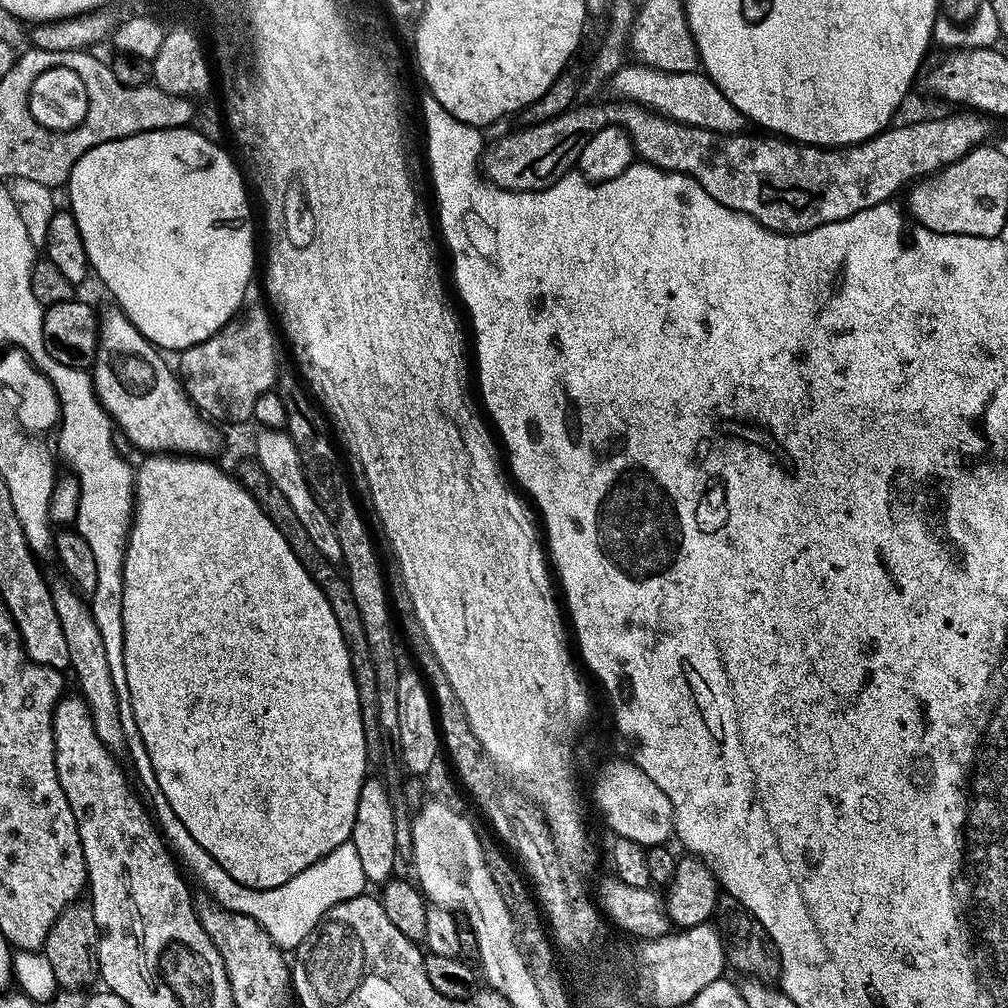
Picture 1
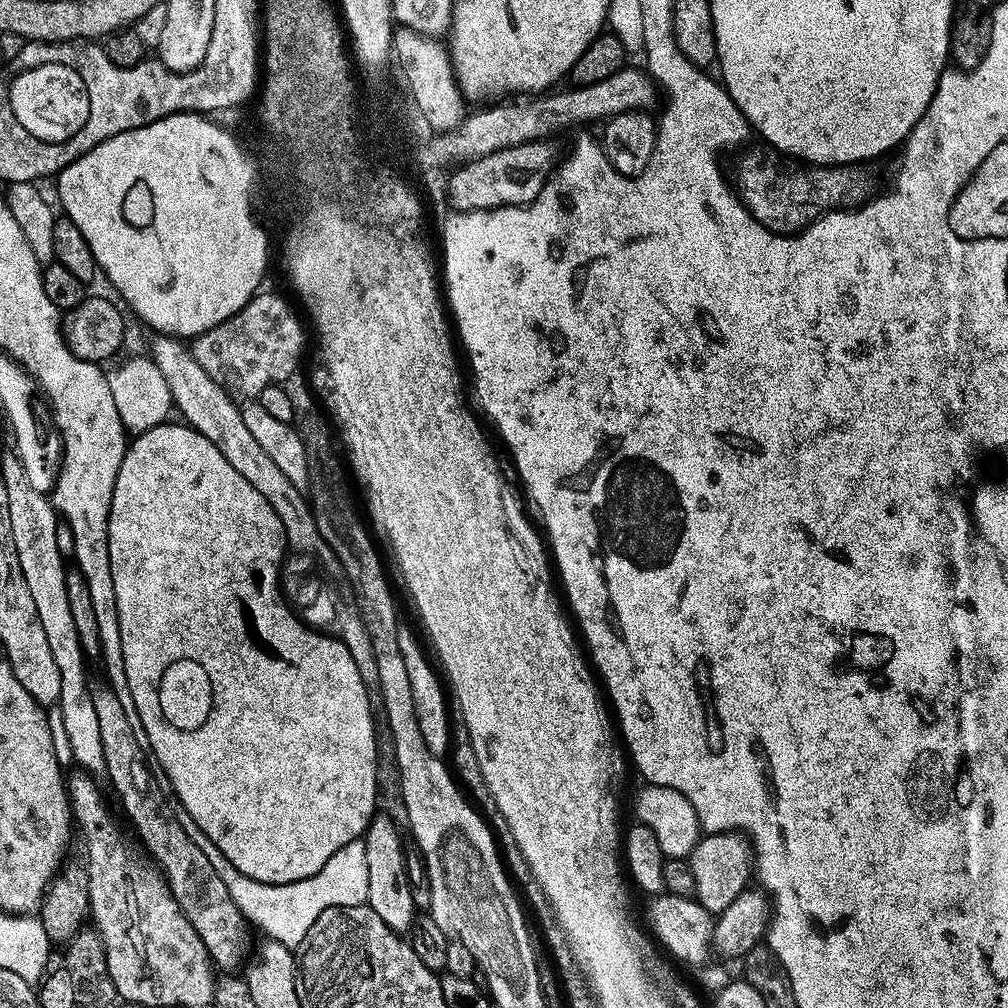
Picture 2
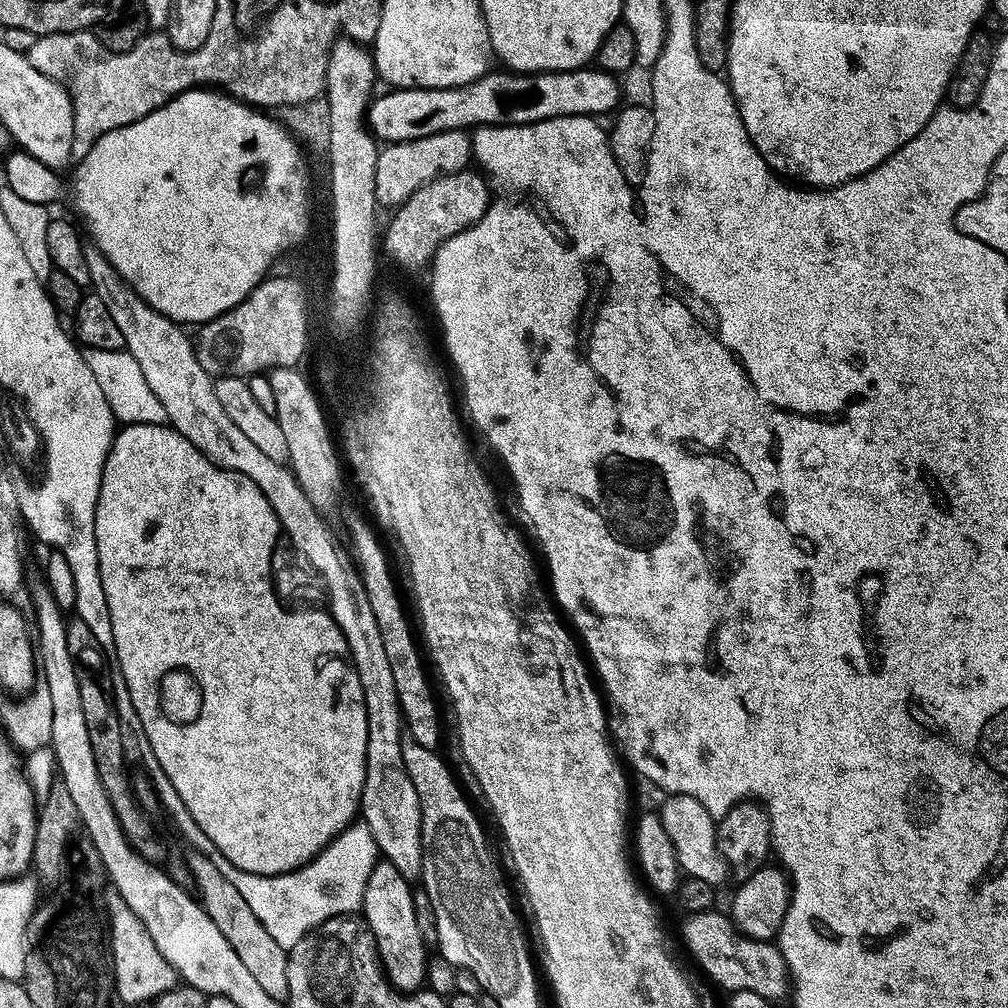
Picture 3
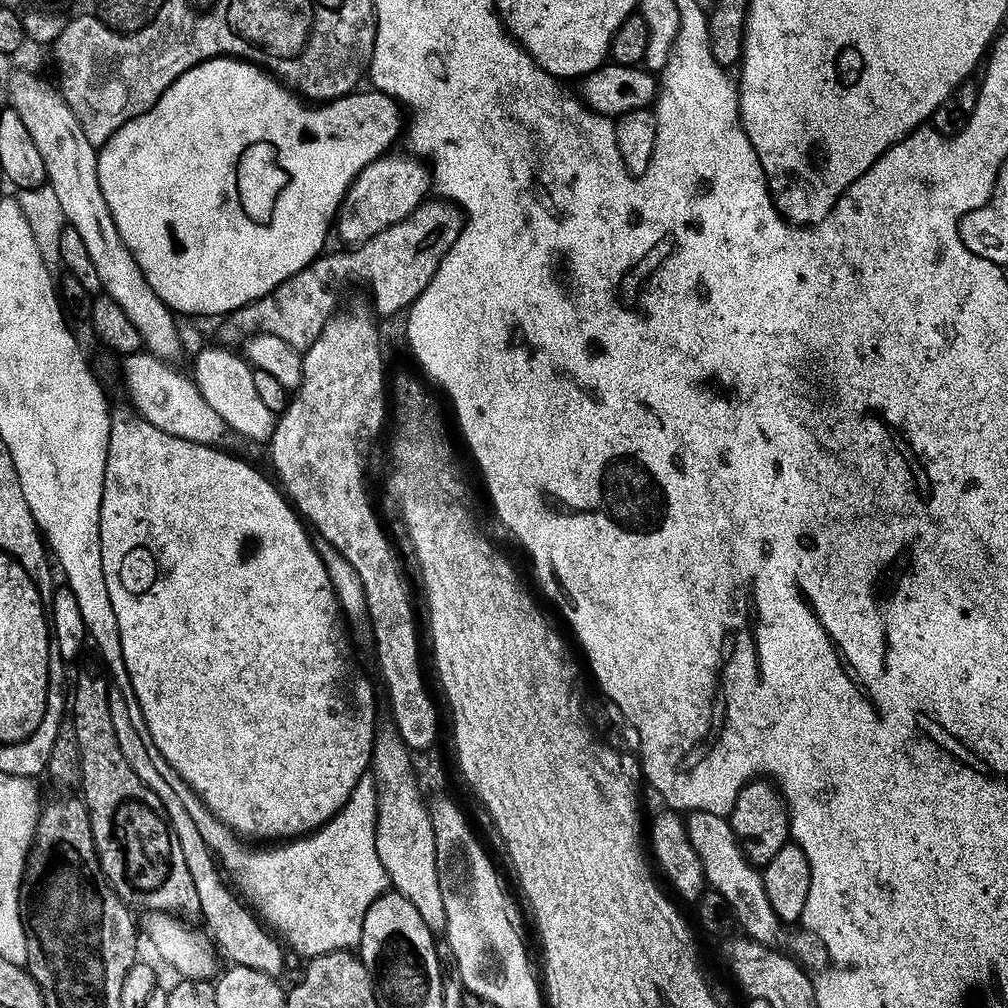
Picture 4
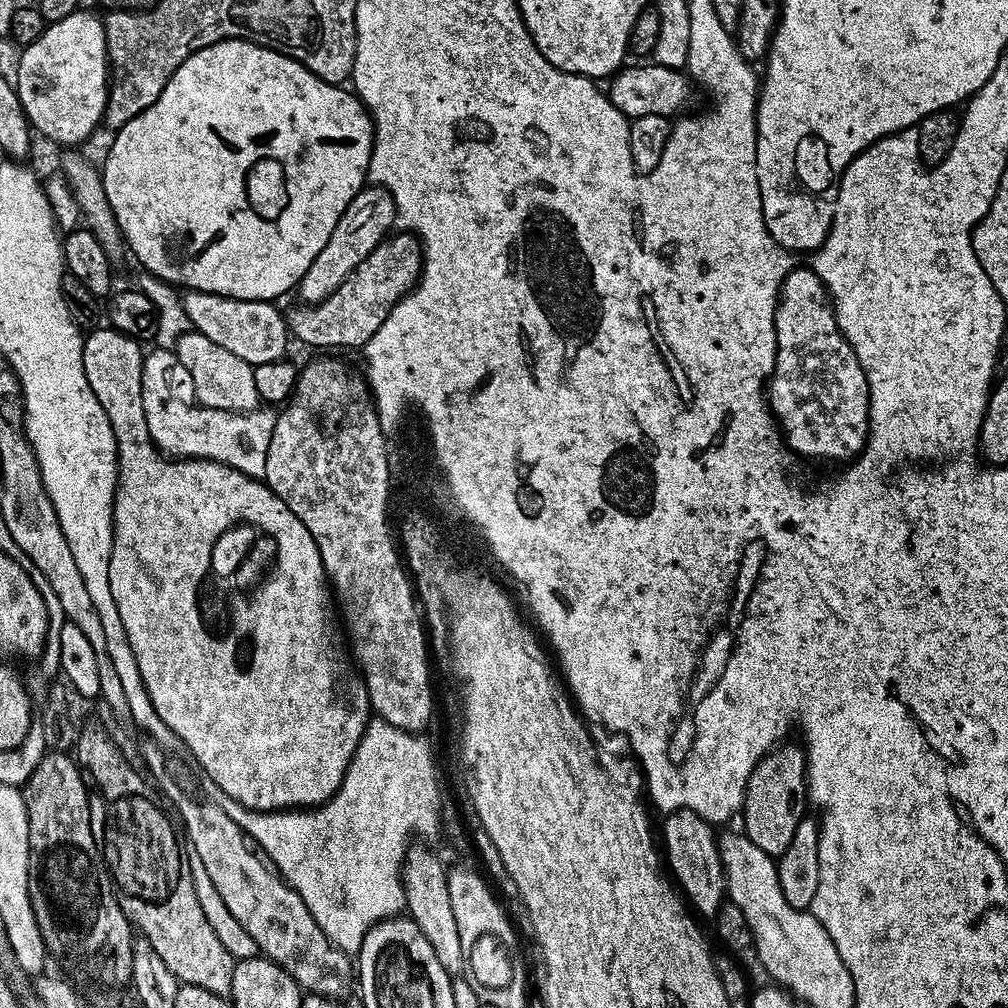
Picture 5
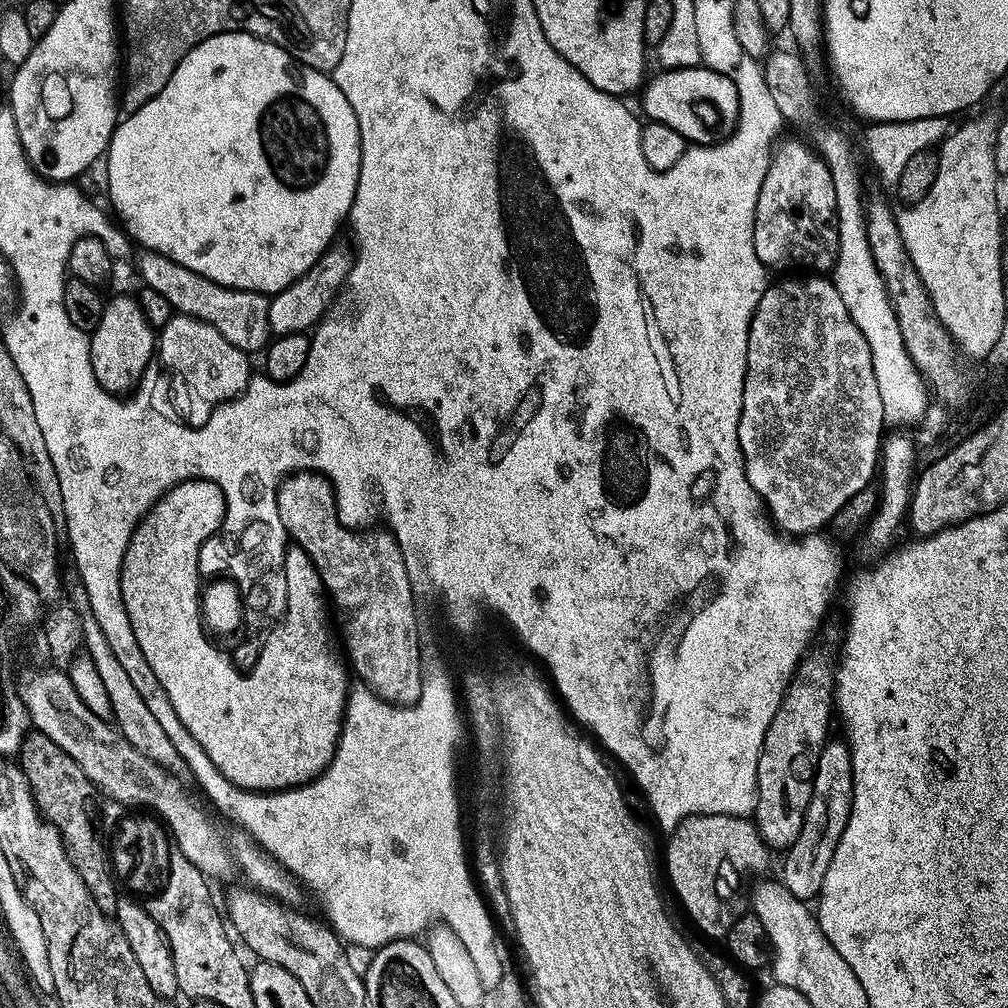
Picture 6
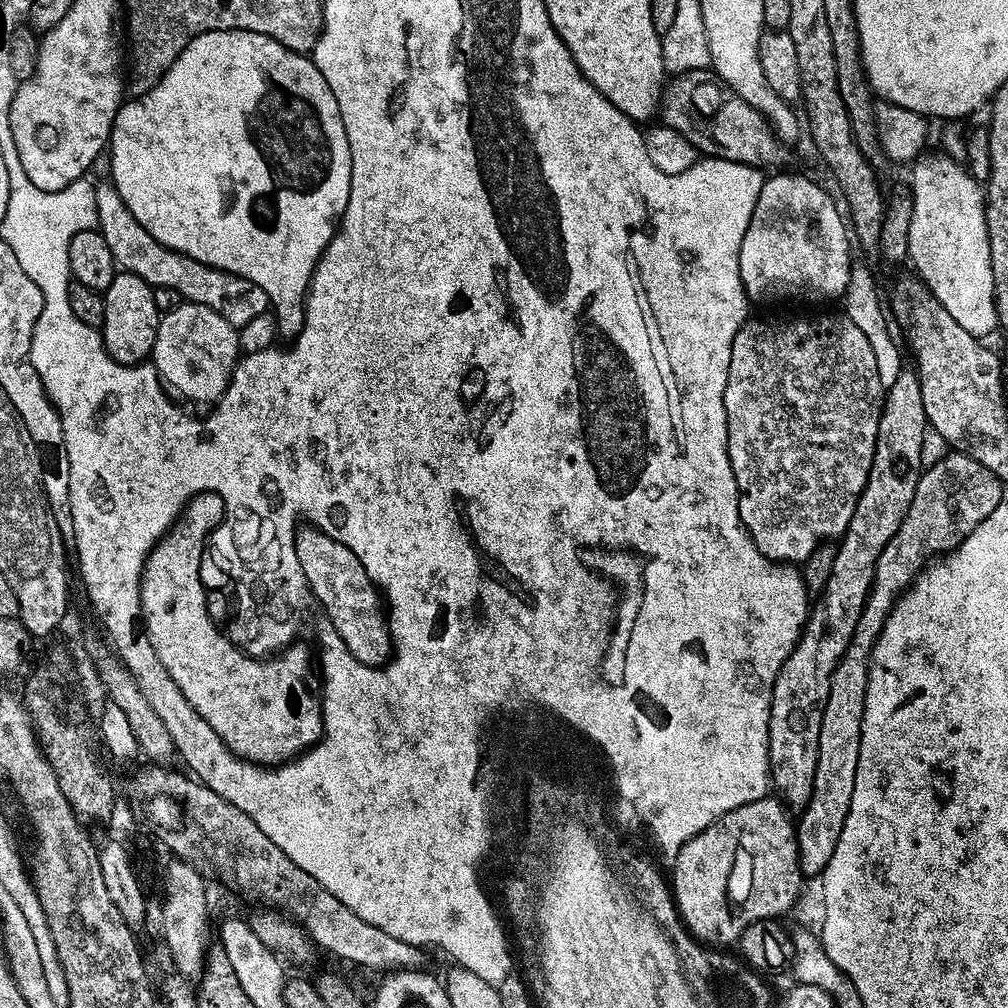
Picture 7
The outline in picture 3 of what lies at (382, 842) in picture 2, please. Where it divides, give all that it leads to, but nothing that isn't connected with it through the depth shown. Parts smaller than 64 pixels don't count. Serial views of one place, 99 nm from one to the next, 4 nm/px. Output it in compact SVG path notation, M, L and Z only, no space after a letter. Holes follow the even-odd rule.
M378 862L366 882L362 905L362 919L372 931L372 937L376 939L376 953L380 956L380 966L383 968L385 976L388 977L388 983L401 994L419 992L425 987L430 959L429 949L425 947L422 934L418 932L414 902L412 901L413 891L413 885L393 864Z

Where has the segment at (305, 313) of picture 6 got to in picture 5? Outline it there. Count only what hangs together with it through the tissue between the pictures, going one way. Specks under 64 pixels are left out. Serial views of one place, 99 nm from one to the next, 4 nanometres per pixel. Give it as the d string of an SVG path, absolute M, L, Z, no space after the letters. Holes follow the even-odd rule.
M379 186L361 188L350 202L350 206L346 206L342 218L338 218L338 226L334 226L334 234L330 234L326 246L322 246L318 258L310 262L310 270L306 270L306 274L301 278L298 285L298 293L300 292L301 298L304 299L301 301L305 305L310 305L330 298L330 294L334 294L334 290L338 290L338 286L346 282L349 274L355 272L356 267L376 247L384 243L386 237L393 231L395 223L396 207L392 195Z

